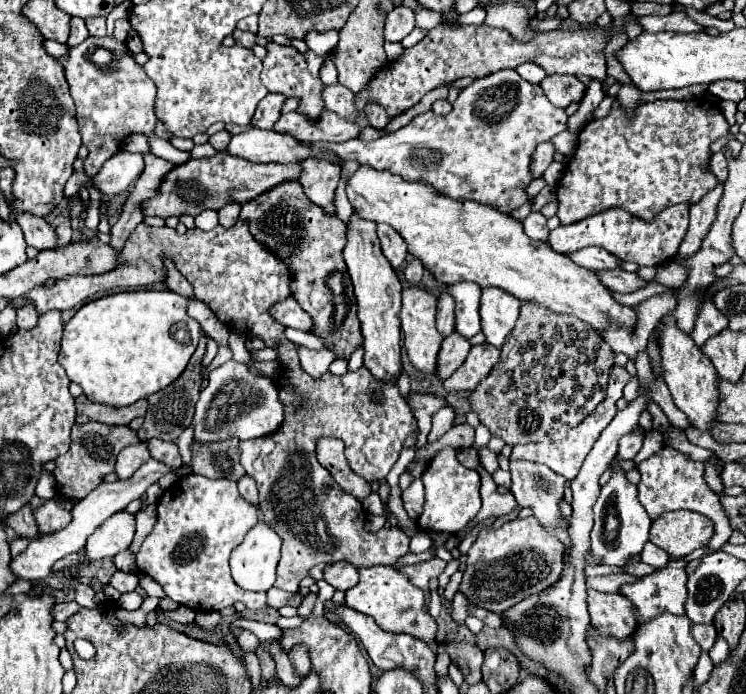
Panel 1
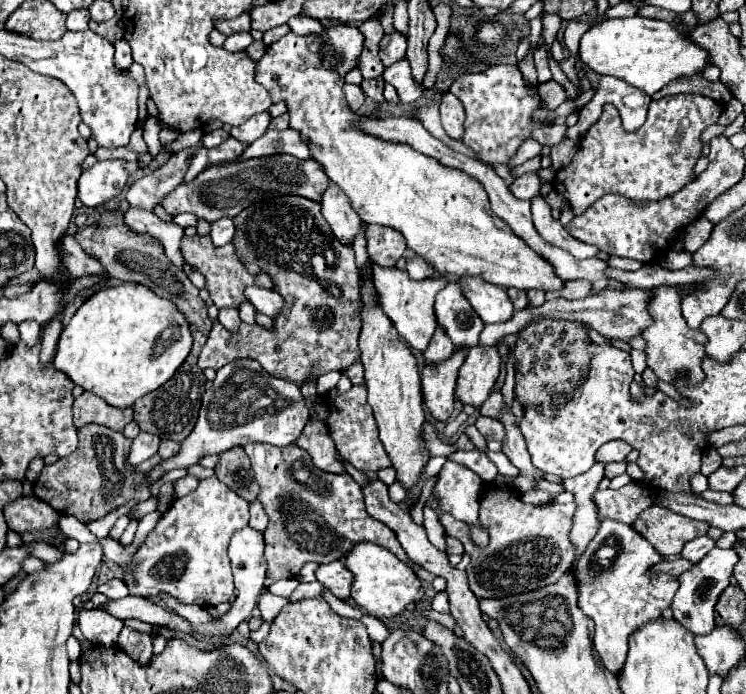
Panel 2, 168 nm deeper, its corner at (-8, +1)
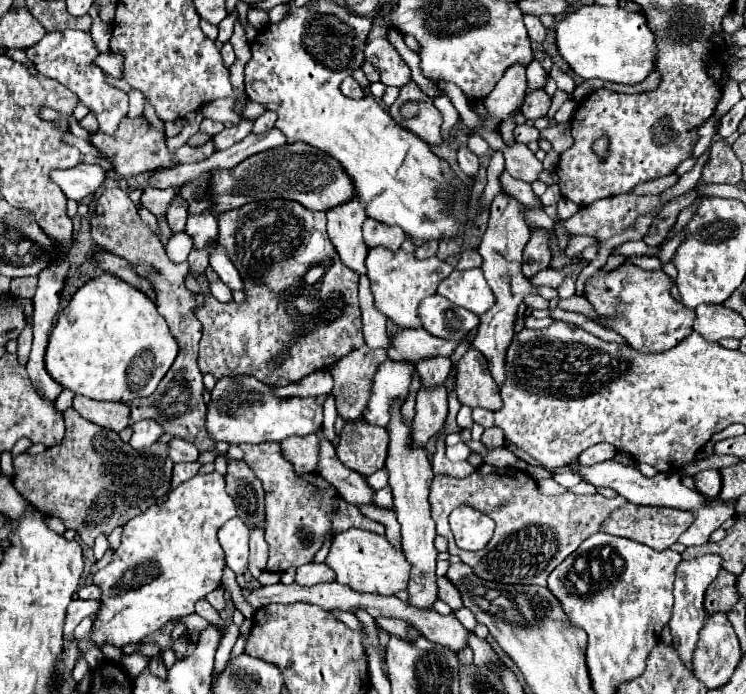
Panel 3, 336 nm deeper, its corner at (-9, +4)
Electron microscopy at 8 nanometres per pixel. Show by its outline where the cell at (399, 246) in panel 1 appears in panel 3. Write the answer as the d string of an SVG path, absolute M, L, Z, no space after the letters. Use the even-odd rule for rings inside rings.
M366 218L366 222L362 224L362 232L364 232L364 242L368 248L386 246L390 250L398 250L406 238L402 228L386 226L374 218Z

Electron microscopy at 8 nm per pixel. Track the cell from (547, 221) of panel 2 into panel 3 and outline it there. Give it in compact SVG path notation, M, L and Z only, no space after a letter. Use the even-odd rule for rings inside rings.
M506 170L500 174L500 186L502 186L502 192L510 194L512 198L518 198L518 202L524 202L526 206L532 206L534 208L534 206L540 204L540 198L532 192L530 184L512 178Z

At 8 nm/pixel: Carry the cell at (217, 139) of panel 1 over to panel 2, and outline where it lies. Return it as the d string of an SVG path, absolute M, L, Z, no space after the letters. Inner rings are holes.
M223 129L209 131L209 133L205 135L205 139L203 139L203 145L205 145L207 149L213 149L213 147L221 145L221 143L223 143L227 137L229 137L229 133L227 133L227 131L223 131Z

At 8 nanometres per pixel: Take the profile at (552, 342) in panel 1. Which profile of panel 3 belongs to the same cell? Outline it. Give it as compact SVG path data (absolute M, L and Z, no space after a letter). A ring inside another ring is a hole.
M538 228L538 230L532 230L532 240L530 244L526 244L526 250L524 250L524 262L522 262L522 272L530 278L534 276L534 272L540 272L544 268L548 268L550 260L552 260L552 254L550 254L550 230L544 230L544 228Z

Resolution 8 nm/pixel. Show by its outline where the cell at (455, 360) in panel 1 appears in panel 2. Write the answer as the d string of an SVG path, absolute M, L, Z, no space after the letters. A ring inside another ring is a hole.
M455 349L453 357L445 361L425 365L421 375L423 401L437 421L447 421L453 411L453 389L457 381L457 371L463 365L467 349Z

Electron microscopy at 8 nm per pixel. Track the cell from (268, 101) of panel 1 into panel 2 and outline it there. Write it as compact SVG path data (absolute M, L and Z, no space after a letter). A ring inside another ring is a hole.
M265 111L265 113L257 113L257 117L251 117L249 121L245 121L243 125L239 127L233 127L231 129L231 137L239 139L241 143L253 143L255 139L263 137L265 131L269 129L271 125L271 113Z

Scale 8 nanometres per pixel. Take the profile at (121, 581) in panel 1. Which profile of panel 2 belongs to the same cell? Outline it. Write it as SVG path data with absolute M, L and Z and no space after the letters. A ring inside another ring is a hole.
M117 577L111 579L111 581L107 581L107 583L103 583L103 585L99 585L97 591L105 593L109 599L121 599L121 597L129 595L129 587L125 585L123 579L117 579Z

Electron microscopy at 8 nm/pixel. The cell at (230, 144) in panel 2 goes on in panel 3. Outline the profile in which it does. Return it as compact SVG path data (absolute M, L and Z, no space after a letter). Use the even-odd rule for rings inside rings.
M138 116L138 118L122 118L118 130L114 134L106 134L102 130L90 134L90 144L94 148L98 148L106 160L112 164L114 172L122 178L126 176L136 176L136 174L142 174L142 172L148 172L148 170L156 170L156 168L168 168L168 166L174 166L176 162L178 164L184 164L184 162L200 162L200 160L206 160L208 156L214 154L214 144L212 140L198 146L198 148L192 148L192 146L182 146L178 148L176 152L172 152L168 146L166 146L166 136L162 130L156 130L150 126L150 122L144 118L144 116Z

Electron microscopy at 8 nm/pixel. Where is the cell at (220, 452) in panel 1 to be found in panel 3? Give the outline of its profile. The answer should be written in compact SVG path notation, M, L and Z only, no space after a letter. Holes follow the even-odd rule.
M228 460L228 474L224 478L226 492L234 498L238 518L242 518L250 530L252 526L264 526L264 490L250 466L242 460Z

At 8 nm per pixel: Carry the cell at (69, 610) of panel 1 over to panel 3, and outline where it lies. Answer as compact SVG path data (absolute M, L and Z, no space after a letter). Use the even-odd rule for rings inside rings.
M196 613L185 617L177 618L176 620L174 620L174 622L183 623L188 631L201 631L205 629L208 625L210 625L209 621L197 615Z

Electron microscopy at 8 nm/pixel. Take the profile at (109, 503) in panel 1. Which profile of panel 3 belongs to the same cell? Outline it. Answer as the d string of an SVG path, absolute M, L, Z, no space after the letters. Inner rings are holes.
M252 376L222 378L216 382L208 404L208 434L220 442L242 444L242 442L280 442L288 436L306 436L314 434L322 426L322 404L316 398L288 398L280 400L272 394L274 388L258 382Z

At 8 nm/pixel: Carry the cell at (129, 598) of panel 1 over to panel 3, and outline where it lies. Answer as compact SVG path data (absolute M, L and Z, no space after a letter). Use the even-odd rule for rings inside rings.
M78 598L72 600L66 612L66 619L63 628L64 636L70 638L70 634L74 632L76 624L81 622L84 617L96 615L99 609L100 602L94 602L94 600L90 600L90 602L88 602L88 600L82 602L82 600L78 600Z

